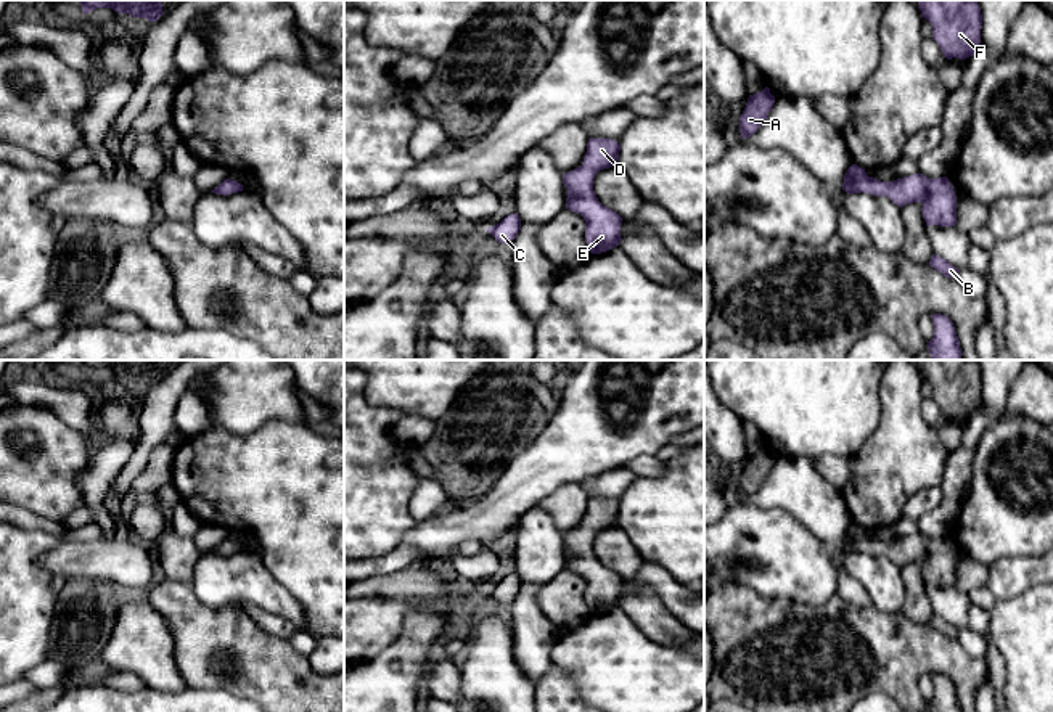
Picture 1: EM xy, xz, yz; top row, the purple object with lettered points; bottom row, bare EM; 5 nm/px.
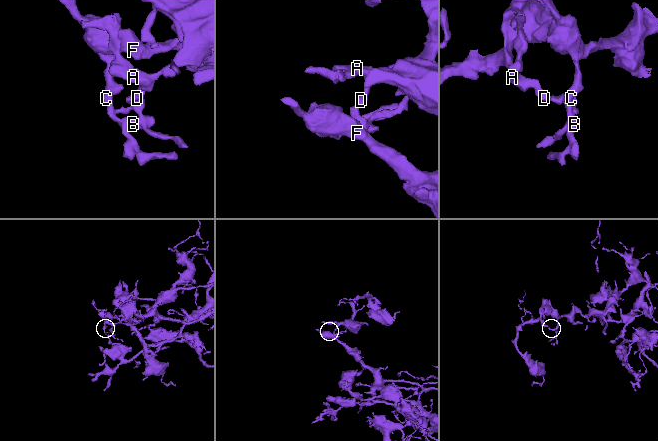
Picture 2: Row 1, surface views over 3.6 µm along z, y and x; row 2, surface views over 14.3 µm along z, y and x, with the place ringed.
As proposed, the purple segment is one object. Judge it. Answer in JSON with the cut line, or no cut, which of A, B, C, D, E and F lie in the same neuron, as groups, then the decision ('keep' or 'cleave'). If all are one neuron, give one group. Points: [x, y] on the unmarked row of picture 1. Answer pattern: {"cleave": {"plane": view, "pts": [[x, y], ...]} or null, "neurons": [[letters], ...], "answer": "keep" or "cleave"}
{"cleave": null, "neurons": [["A", "B", "C", "D", "E", "F"]], "answer": "keep"}

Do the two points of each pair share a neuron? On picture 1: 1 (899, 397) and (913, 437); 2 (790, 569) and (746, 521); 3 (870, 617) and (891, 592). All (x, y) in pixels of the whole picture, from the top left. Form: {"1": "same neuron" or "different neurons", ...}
{"1": "same neuron", "2": "same neuron", "3": "different neurons"}

